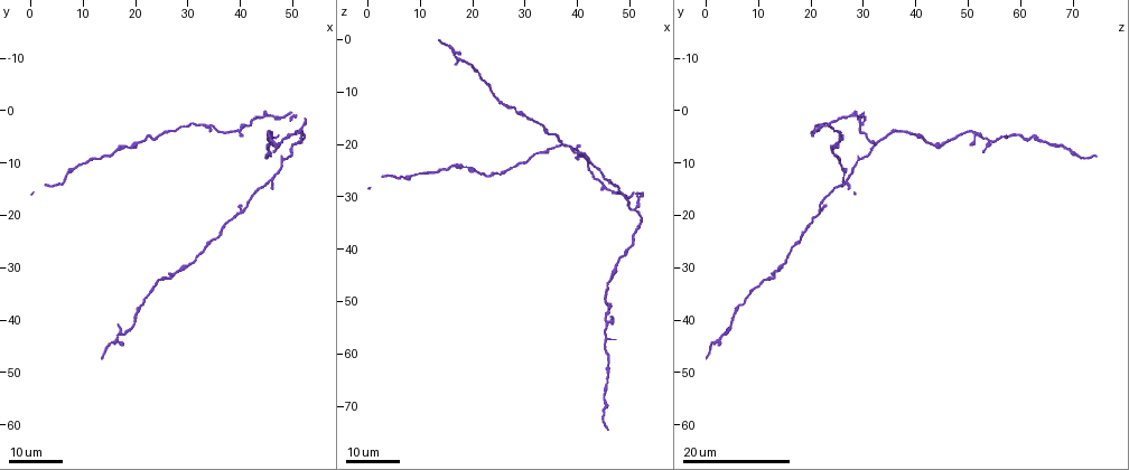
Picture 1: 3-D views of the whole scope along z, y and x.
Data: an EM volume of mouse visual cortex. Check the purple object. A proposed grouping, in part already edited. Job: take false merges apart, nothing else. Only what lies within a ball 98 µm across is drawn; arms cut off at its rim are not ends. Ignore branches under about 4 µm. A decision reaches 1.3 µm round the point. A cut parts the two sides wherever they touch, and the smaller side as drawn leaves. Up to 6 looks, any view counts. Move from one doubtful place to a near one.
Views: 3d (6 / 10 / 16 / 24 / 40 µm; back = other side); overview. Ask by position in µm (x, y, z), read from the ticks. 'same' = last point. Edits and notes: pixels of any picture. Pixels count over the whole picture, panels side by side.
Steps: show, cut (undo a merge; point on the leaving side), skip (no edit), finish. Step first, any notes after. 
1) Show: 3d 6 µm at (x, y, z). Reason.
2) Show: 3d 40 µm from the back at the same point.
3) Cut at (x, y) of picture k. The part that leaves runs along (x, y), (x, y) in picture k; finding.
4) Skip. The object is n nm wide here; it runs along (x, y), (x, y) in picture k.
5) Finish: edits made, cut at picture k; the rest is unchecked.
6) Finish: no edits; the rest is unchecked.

Show: 3d 24 µm at (21.5, 37.0, 6.5).

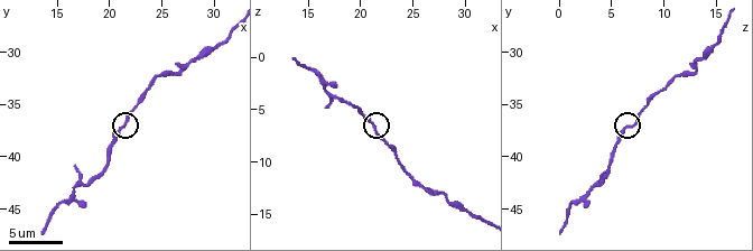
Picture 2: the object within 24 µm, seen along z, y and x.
Show: 3d 6 µm at (21.6, 37.2, 6.6). Zoom in.

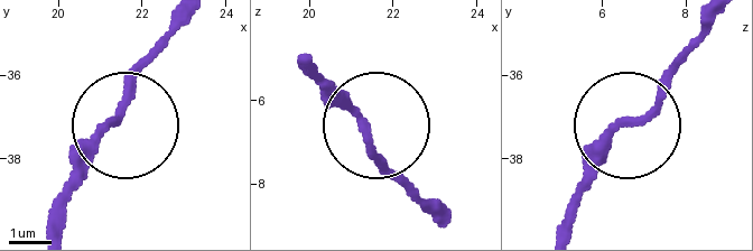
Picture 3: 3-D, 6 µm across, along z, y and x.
Skip. The object is 170 nm wide here; continuous, no second cell.

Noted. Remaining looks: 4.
Show: 3d 16 µm at (18.8, 42.0, 4.2). Calibre changes.

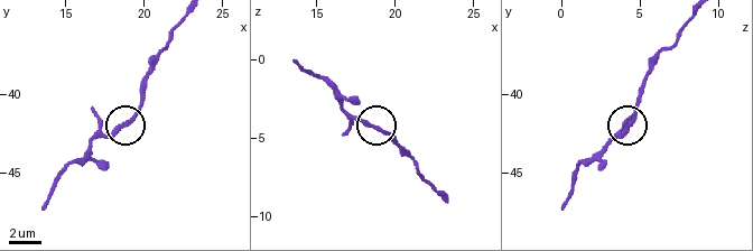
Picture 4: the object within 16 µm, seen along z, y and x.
Skip. It runs along (443, 197), (388, 135), (343, 111) in picture 4; all the same cell.

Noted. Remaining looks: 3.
Show: 3d 24 µm at (50.5, 6.5, 33.0). Three arms meet.

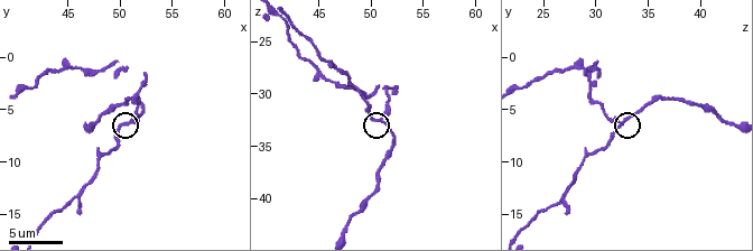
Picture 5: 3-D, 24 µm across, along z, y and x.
Show: 3d 10 µm at (50.8, 6.2, 32.6).

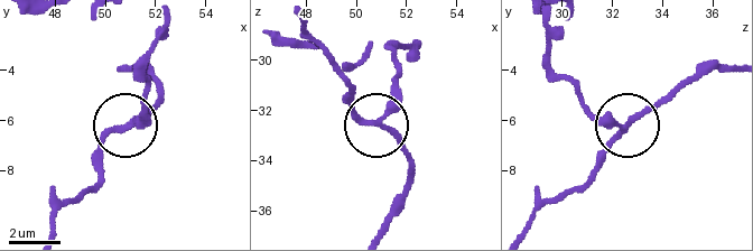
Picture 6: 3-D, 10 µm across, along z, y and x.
Cut at (140, 112) of picture 6. The part that leaves runs along (124, 127), (139, 114), (148, 56), (167, 18) in picture 6; two cells meet here.

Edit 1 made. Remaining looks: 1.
Finish: edits made, cut at picture 6; the rest is unchecked.

